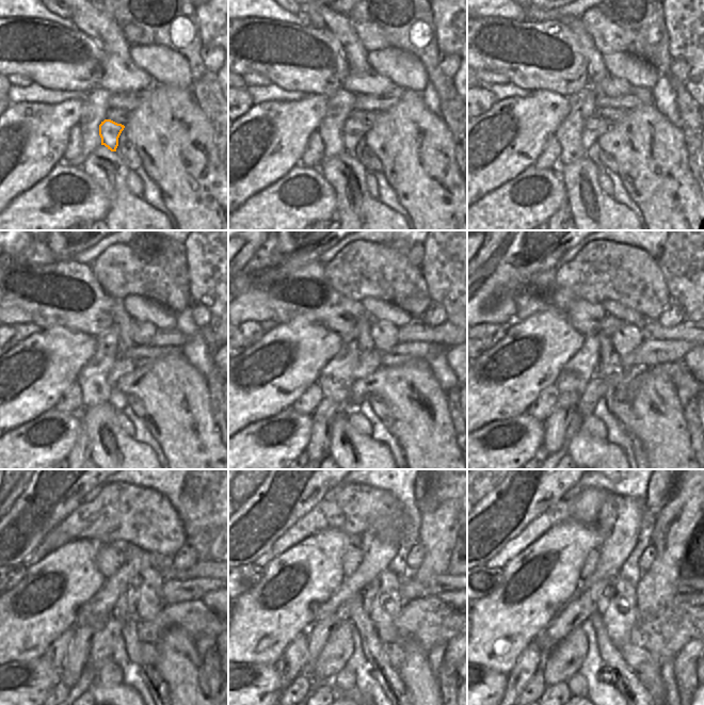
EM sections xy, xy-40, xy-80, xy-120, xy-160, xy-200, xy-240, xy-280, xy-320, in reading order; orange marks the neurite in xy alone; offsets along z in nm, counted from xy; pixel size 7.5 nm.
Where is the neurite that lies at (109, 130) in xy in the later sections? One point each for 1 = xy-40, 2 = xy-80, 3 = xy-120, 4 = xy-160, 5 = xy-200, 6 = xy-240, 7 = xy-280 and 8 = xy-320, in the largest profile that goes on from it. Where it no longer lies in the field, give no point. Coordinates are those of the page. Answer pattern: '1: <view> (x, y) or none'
1: xy-40 (353, 130)
2: xy-80 (594, 128)
3: xy-120 (122, 366)
4: xy-160 (367, 364)
5: xy-200 (613, 368)
6: xy-240 (131, 602)
7: xy-280 (368, 602)
8: xy-320 (603, 603)

